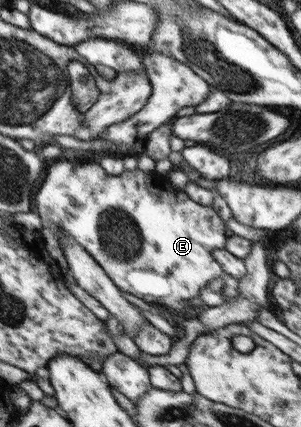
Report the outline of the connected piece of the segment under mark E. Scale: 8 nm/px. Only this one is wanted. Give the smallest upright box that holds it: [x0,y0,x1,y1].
[35,158,240,311]

